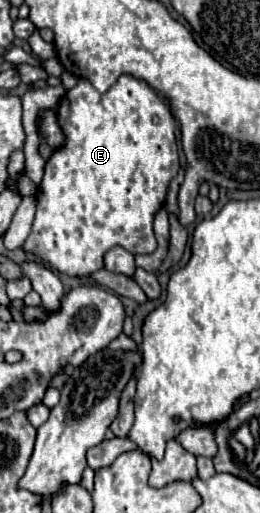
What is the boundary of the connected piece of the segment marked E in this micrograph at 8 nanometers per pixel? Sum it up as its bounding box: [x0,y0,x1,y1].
[22,75,180,277]

